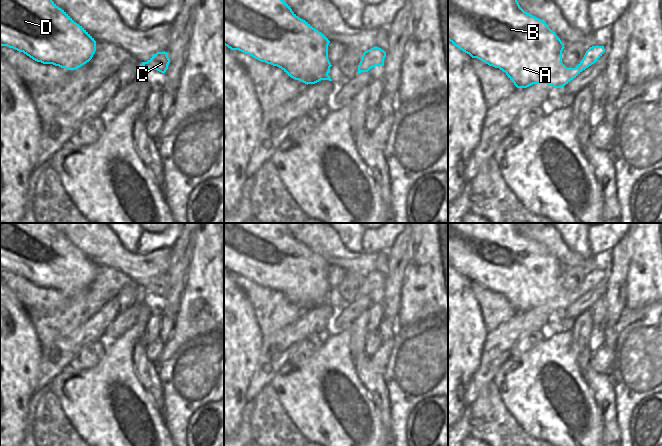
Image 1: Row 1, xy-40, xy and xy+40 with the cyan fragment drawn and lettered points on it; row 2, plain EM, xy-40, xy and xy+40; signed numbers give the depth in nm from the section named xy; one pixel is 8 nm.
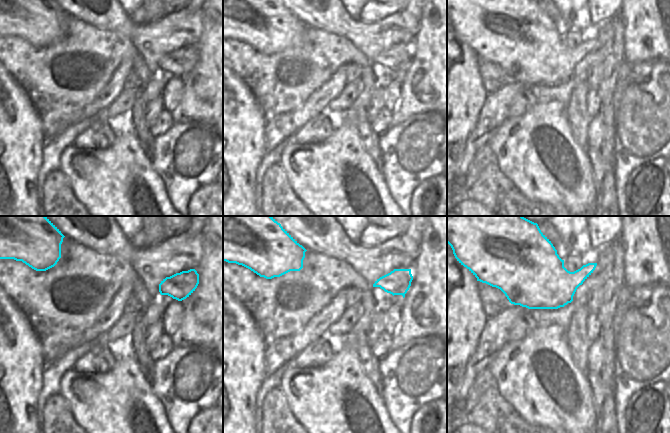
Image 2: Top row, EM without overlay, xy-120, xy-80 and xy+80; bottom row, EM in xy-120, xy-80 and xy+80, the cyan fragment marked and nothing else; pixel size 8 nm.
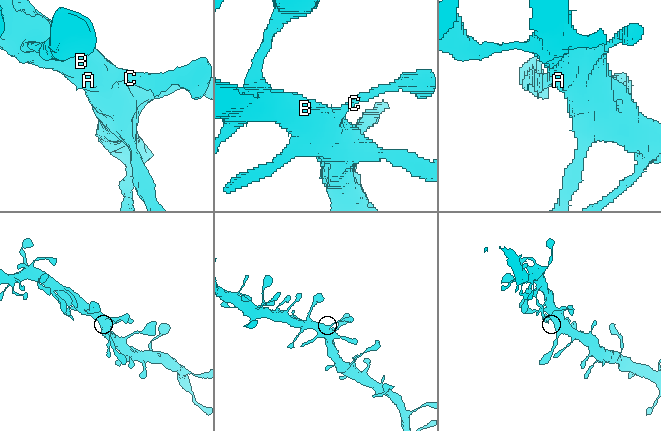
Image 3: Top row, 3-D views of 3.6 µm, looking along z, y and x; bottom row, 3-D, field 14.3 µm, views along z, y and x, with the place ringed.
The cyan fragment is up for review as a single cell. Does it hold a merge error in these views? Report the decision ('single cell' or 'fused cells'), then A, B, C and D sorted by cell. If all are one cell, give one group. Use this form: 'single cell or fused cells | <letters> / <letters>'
single cell | A B C D

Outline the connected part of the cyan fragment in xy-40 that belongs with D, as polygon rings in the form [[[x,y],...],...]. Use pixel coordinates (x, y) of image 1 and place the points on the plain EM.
[[[0,223],[0,270],[23,276],[43,288],[75,294],[89,286],[96,265],[52,223]]]

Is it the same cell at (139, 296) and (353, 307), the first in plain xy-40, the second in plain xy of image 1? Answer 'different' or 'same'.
different

